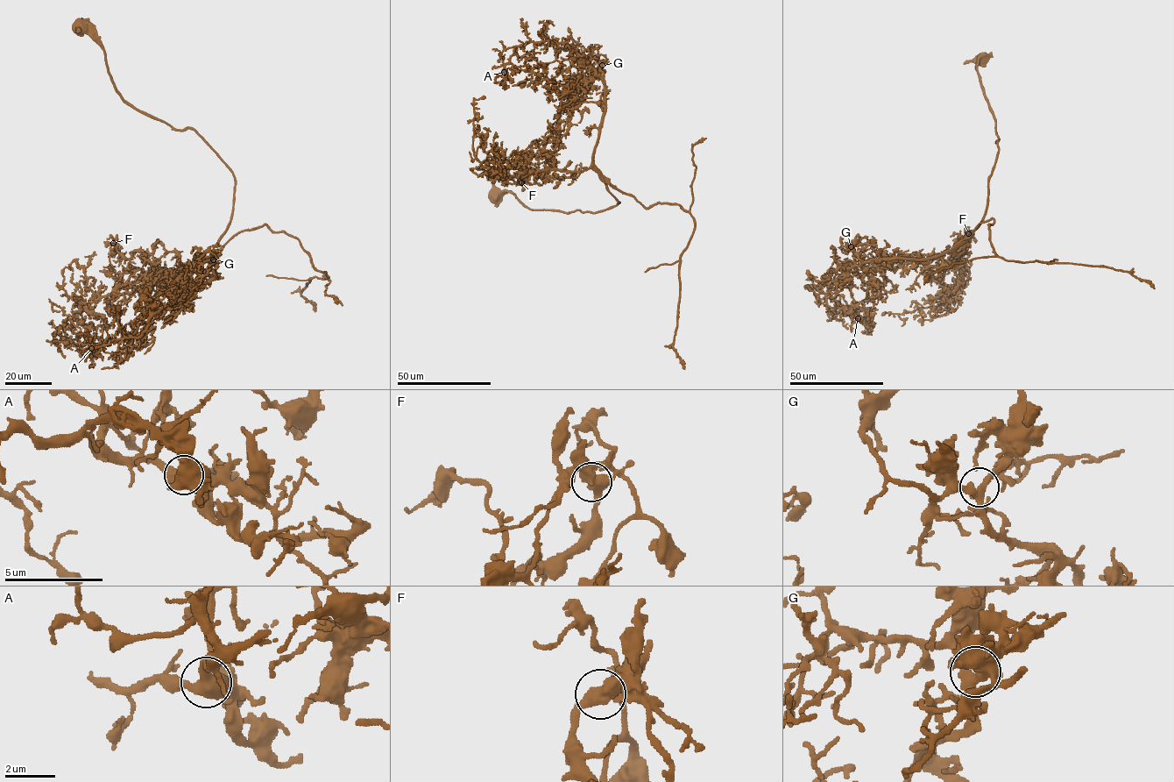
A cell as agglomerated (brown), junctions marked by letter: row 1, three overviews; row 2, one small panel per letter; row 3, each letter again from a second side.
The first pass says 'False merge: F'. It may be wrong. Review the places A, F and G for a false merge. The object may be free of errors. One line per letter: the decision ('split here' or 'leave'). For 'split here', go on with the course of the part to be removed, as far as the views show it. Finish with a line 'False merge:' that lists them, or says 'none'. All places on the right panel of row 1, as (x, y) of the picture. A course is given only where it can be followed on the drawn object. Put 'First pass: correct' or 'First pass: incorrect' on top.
First pass: correct
A: leave
F: split here; foreign part runs (968, 233), (968, 238), (952, 252)
G: leave
False merge: F

